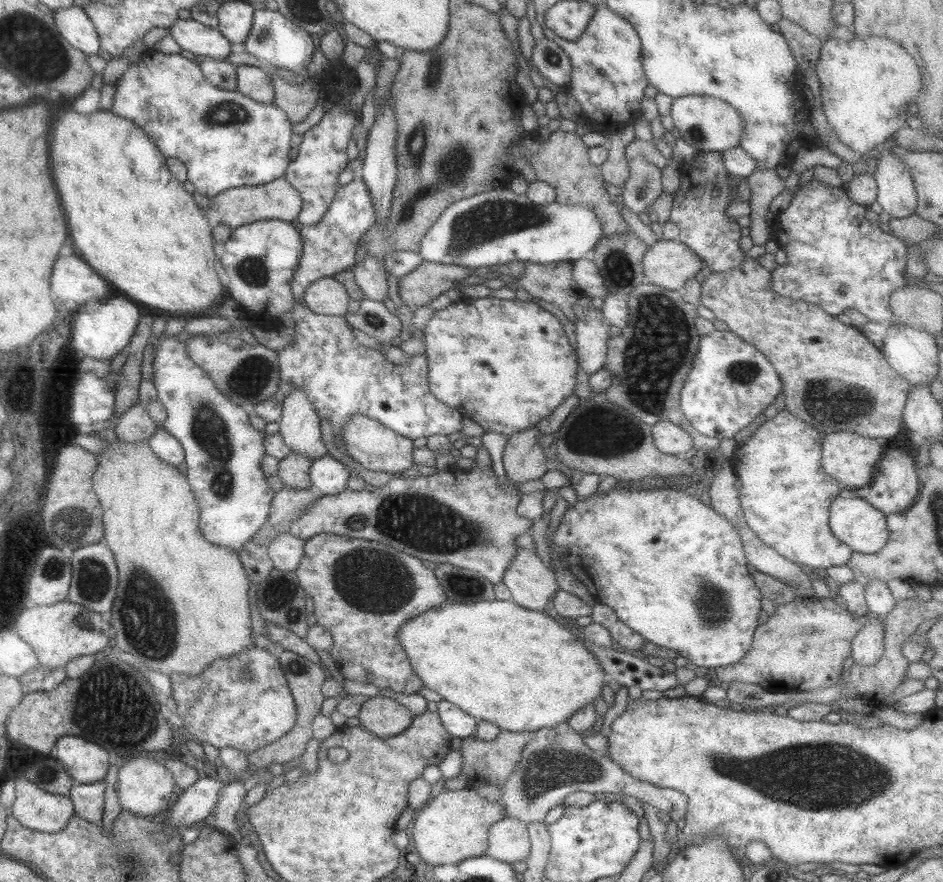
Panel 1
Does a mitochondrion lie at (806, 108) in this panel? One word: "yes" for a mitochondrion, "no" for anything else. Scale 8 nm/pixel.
no

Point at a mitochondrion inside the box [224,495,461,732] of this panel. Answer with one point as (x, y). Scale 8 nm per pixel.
(378, 581)

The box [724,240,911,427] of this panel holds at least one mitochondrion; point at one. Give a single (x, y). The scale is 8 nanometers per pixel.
(830, 401)

